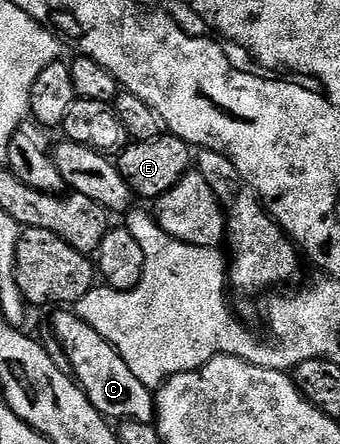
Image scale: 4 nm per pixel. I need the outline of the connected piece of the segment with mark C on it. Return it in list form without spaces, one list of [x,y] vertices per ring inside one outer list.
[[[59,309],[53,317],[55,335],[65,353],[70,357],[71,373],[91,404],[111,421],[152,424],[156,420],[154,392],[145,387],[126,362],[101,334],[79,318],[76,312]]]

